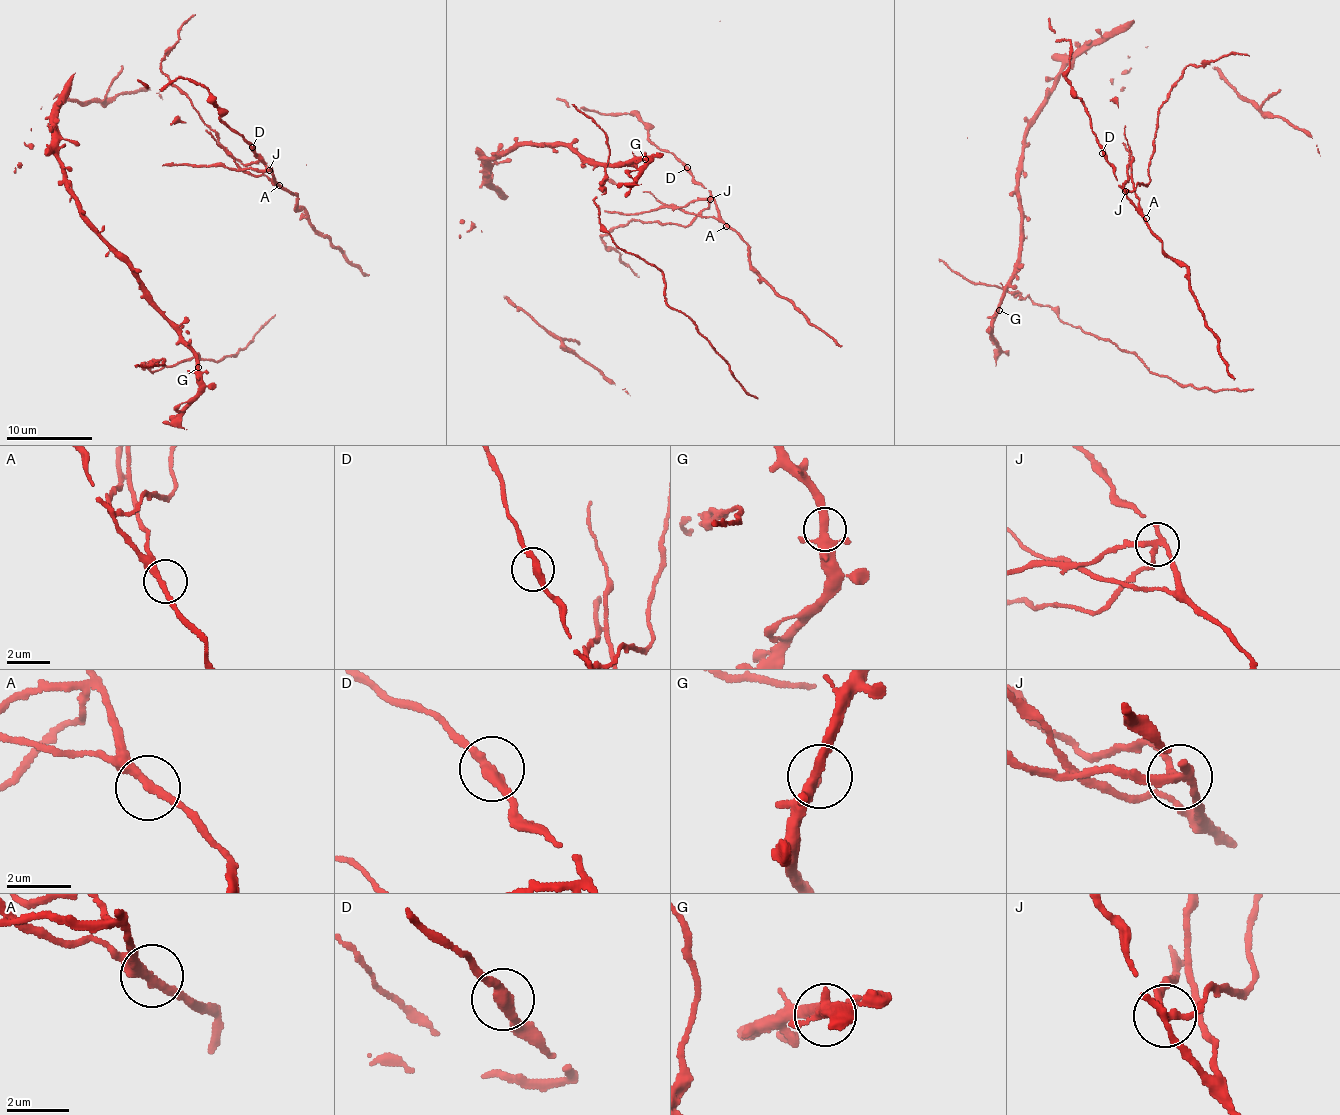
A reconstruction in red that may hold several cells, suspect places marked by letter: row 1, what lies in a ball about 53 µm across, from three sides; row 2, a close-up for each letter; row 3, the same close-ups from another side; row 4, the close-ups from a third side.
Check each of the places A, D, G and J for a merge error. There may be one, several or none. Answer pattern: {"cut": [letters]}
{"cut": ["J"]}

